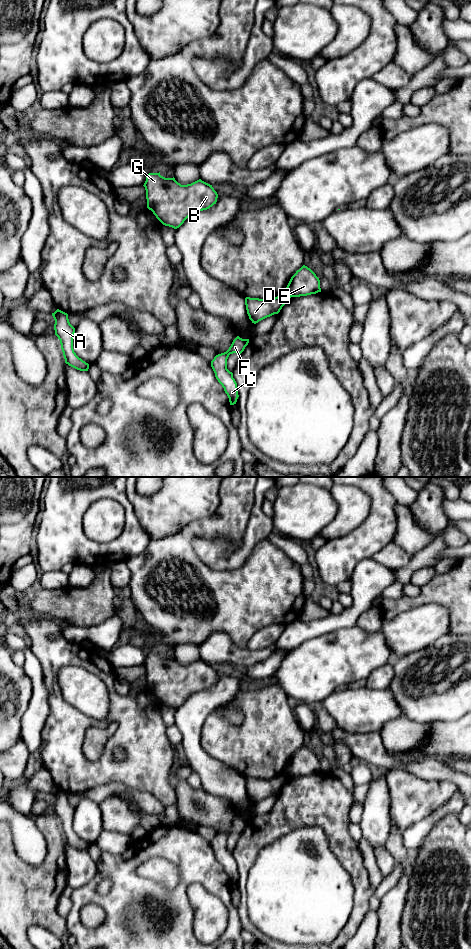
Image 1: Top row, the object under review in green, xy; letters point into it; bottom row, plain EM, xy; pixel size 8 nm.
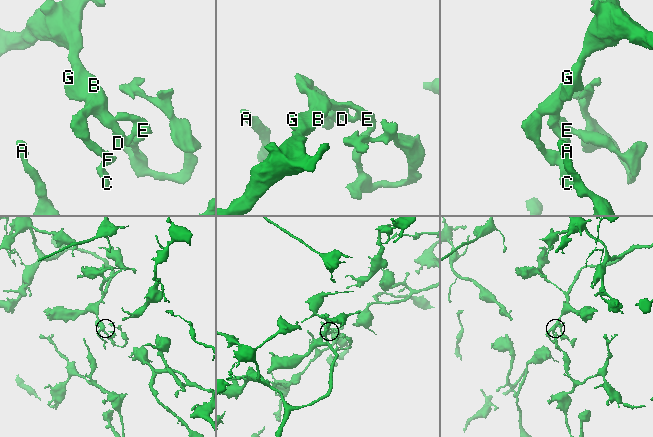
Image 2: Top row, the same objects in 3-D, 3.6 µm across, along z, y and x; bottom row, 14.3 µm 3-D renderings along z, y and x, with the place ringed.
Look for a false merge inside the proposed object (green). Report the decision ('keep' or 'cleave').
cleave

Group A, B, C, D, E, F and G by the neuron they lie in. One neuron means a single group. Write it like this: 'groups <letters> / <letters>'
groups A B C D F G / E

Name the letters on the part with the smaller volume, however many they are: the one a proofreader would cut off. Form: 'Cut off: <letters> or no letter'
Cut off: E

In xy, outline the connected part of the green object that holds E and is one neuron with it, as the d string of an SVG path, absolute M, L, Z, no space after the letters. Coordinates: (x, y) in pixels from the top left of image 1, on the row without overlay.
M303 745L291 757L283 774L287 778L307 776L321 772L320 760L307 746Z

